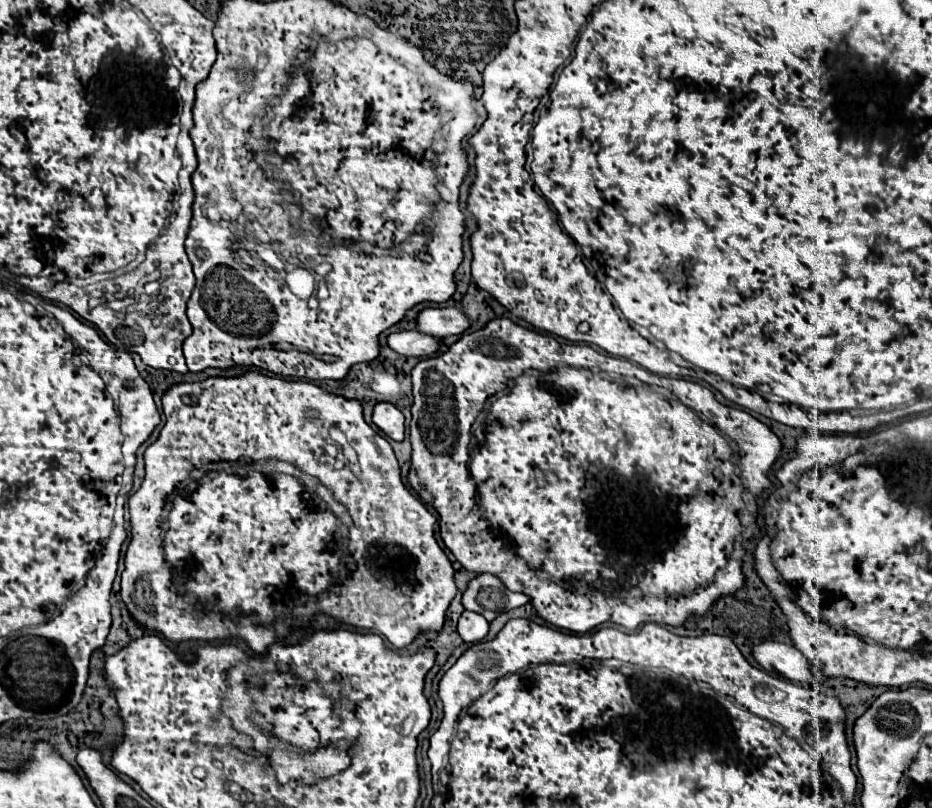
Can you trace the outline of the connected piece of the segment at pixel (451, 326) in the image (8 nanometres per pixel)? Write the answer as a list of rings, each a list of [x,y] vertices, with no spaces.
[[[437,307],[425,309],[417,317],[417,329],[433,337],[461,335],[471,327],[469,317],[457,307]]]

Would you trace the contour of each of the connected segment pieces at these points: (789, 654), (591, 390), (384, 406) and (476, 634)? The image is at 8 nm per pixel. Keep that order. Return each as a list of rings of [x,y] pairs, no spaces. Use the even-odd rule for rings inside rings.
[[[767,641],[767,643],[755,645],[751,649],[751,653],[753,653],[755,661],[767,673],[769,673],[769,667],[771,667],[773,673],[781,675],[787,681],[795,681],[795,683],[815,683],[815,681],[819,681],[817,673],[811,669],[805,655],[799,653],[793,645]]]
[[[495,319],[495,321],[491,321],[491,323],[489,323],[489,325],[487,325],[487,327],[485,327],[485,329],[481,329],[481,331],[475,331],[475,333],[465,333],[465,335],[463,335],[463,337],[461,337],[461,339],[459,339],[459,341],[457,341],[457,343],[455,343],[455,345],[451,345],[451,349],[449,349],[449,351],[447,351],[447,353],[443,353],[443,355],[435,355],[435,357],[427,357],[427,359],[423,359],[423,361],[419,361],[419,363],[417,363],[417,365],[415,365],[415,369],[413,369],[413,397],[415,397],[415,403],[413,403],[413,407],[411,407],[411,413],[413,413],[413,419],[411,419],[411,445],[413,445],[413,455],[411,455],[411,469],[409,469],[409,483],[411,483],[411,487],[413,487],[413,489],[415,489],[415,491],[417,491],[417,493],[419,493],[419,497],[421,497],[421,501],[422,501],[422,502],[423,502],[423,503],[431,503],[431,505],[433,505],[433,507],[435,507],[435,511],[437,511],[437,513],[439,513],[439,529],[441,529],[441,539],[443,539],[443,543],[445,543],[445,547],[447,547],[447,549],[449,549],[449,551],[451,551],[451,553],[453,553],[453,555],[455,555],[455,559],[457,559],[457,561],[459,561],[459,563],[461,563],[461,565],[463,565],[463,567],[465,567],[465,569],[467,569],[467,571],[475,571],[475,573],[495,573],[495,575],[497,575],[497,577],[499,577],[499,579],[501,579],[501,581],[503,581],[503,583],[505,583],[505,587],[507,587],[507,589],[511,589],[511,591],[519,591],[519,593],[525,593],[525,595],[529,595],[529,597],[531,597],[531,599],[533,599],[533,601],[535,601],[535,605],[533,605],[533,607],[535,607],[535,609],[537,609],[537,613],[539,613],[539,615],[541,615],[541,617],[543,617],[543,619],[545,619],[545,621],[549,621],[549,623],[551,623],[551,625],[555,625],[555,627],[561,627],[561,629],[567,629],[567,631],[573,631],[573,633],[587,633],[587,631],[591,631],[591,629],[593,629],[593,627],[597,627],[597,625],[601,625],[601,623],[605,623],[605,621],[611,621],[611,623],[617,623],[617,625],[621,625],[621,627],[625,627],[625,629],[631,629],[631,631],[633,631],[633,629],[637,629],[637,627],[639,627],[639,625],[645,625],[645,623],[661,623],[661,625],[679,625],[679,623],[683,623],[683,621],[685,621],[685,619],[687,619],[687,617],[689,617],[689,615],[705,615],[705,613],[707,613],[707,611],[709,611],[709,607],[711,607],[711,605],[713,605],[713,603],[715,603],[715,601],[717,601],[717,599],[719,599],[719,597],[721,597],[721,595],[731,595],[731,593],[733,593],[733,591],[739,591],[739,589],[741,589],[741,587],[743,587],[743,585],[745,585],[745,577],[743,577],[743,572],[742,572],[742,558],[743,558],[743,557],[744,557],[744,555],[745,555],[745,553],[746,553],[746,552],[745,552],[745,549],[744,549],[744,547],[743,547],[743,541],[737,541],[737,540],[736,540],[736,541],[735,541],[735,537],[737,537],[737,535],[739,535],[739,529],[741,529],[741,524],[742,524],[742,529],[741,529],[741,533],[743,533],[743,540],[744,540],[744,541],[745,541],[745,540],[751,540],[751,539],[754,539],[754,538],[755,538],[755,535],[753,535],[753,531],[752,531],[752,530],[753,530],[753,526],[754,526],[754,525],[755,525],[755,518],[754,518],[754,517],[749,517],[749,519],[741,519],[741,523],[739,523],[739,517],[737,517],[737,511],[739,511],[739,509],[743,509],[743,499],[741,499],[741,493],[743,493],[743,487],[745,487],[745,493],[743,493],[743,495],[757,495],[757,493],[761,493],[761,491],[763,491],[763,489],[767,489],[767,487],[771,487],[771,481],[769,481],[769,479],[767,479],[767,471],[769,471],[769,469],[771,469],[771,465],[773,465],[773,463],[775,463],[775,459],[777,459],[777,455],[779,455],[779,453],[781,453],[781,443],[779,443],[779,439],[777,439],[777,435],[773,435],[773,431],[771,431],[771,429],[767,429],[767,427],[765,427],[765,425],[763,425],[763,423],[761,423],[761,421],[757,421],[757,419],[753,419],[753,417],[751,417],[751,415],[749,415],[749,413],[747,413],[747,411],[741,411],[741,409],[735,409],[735,407],[727,407],[727,405],[721,405],[721,403],[719,403],[719,401],[715,401],[715,397],[713,397],[713,393],[711,393],[711,391],[709,391],[709,389],[707,389],[707,386],[705,386],[705,385],[701,385],[701,384],[700,384],[700,383],[693,383],[693,381],[685,381],[685,379],[683,379],[683,378],[679,378],[679,379],[672,379],[672,378],[668,378],[668,377],[661,377],[661,375],[655,375],[655,373],[651,373],[651,371],[647,371],[647,369],[643,369],[643,367],[639,367],[639,365],[635,365],[635,363],[631,363],[631,361],[627,361],[627,359],[617,359],[617,357],[611,357],[611,355],[605,355],[605,353],[599,353],[599,351],[595,351],[595,349],[593,349],[593,347],[589,347],[589,345],[575,345],[575,343],[561,343],[561,341],[557,341],[557,339],[555,339],[555,337],[553,337],[553,335],[543,335],[543,333],[537,333],[537,331],[531,331],[531,329],[527,329],[527,327],[521,327],[521,325],[517,325],[517,323],[513,323],[513,321],[509,321],[509,319]],[[575,361],[579,361],[579,363],[583,363],[583,367],[585,367],[585,369],[571,369],[571,367],[577,367],[577,363],[575,363]],[[513,379],[515,379],[515,385],[513,385],[513,387],[511,387],[511,391],[509,391],[509,393],[507,393],[507,395],[503,395],[503,397],[499,397],[499,399],[497,399],[497,401],[495,401],[495,403],[493,403],[493,405],[491,405],[491,411],[489,411],[489,415],[487,415],[487,421],[485,421],[485,427],[483,427],[483,431],[481,431],[481,433],[479,433],[479,435],[477,435],[477,437],[475,437],[475,439],[473,439],[473,441],[471,441],[471,425],[473,425],[473,423],[475,423],[475,419],[477,419],[477,415],[479,415],[479,411],[481,411],[481,409],[483,409],[483,405],[485,405],[485,401],[487,401],[487,399],[489,399],[489,397],[491,397],[491,395],[495,395],[495,393],[499,393],[499,391],[503,391],[503,389],[505,389],[505,387],[507,387],[507,385],[509,385],[509,383],[511,383],[511,381],[513,381]],[[725,435],[727,435],[727,437],[729,437],[729,439],[731,439],[731,443],[735,443],[735,449],[737,449],[737,447],[739,447],[739,449],[737,449],[737,451],[739,451],[739,457],[741,457],[741,461],[739,461],[739,477],[741,477],[741,479],[743,479],[743,485],[741,485],[741,479],[739,479],[739,477],[737,477],[737,473],[735,473],[735,463],[733,463],[733,461],[731,461],[731,457],[733,457],[733,453],[735,453],[735,451],[733,451],[733,447],[731,447],[731,443],[729,443],[729,439],[727,439],[727,437],[725,437]]]
[[[377,403],[373,411],[373,423],[393,441],[403,441],[405,437],[405,417],[391,403]]]
[[[465,611],[459,619],[457,631],[465,643],[479,643],[489,633],[489,623],[483,615],[473,613],[473,611]]]

